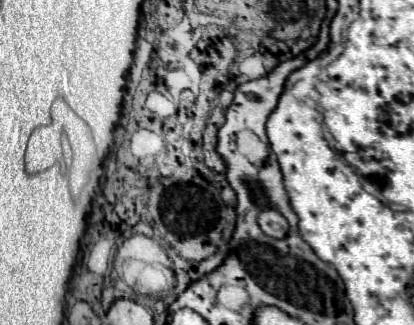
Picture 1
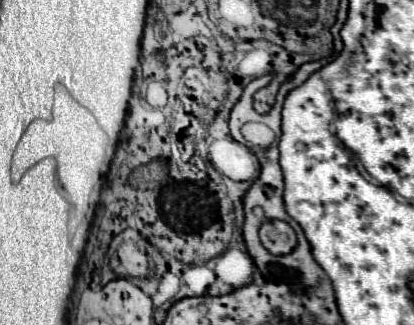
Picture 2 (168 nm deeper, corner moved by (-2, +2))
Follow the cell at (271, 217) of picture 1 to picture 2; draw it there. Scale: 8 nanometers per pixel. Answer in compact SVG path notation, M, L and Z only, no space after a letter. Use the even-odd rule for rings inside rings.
M266 221L260 227L260 239L270 253L290 253L296 245L296 233L286 221Z

